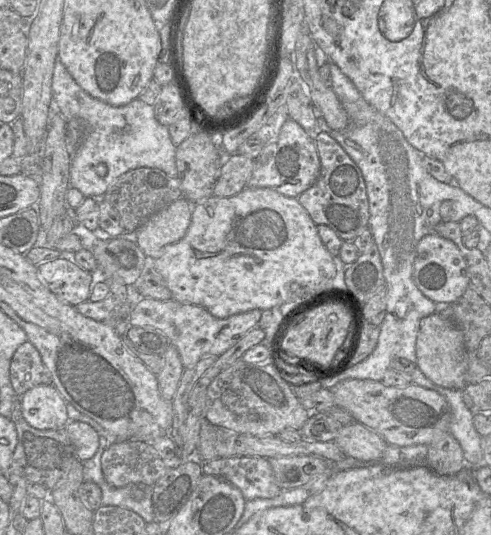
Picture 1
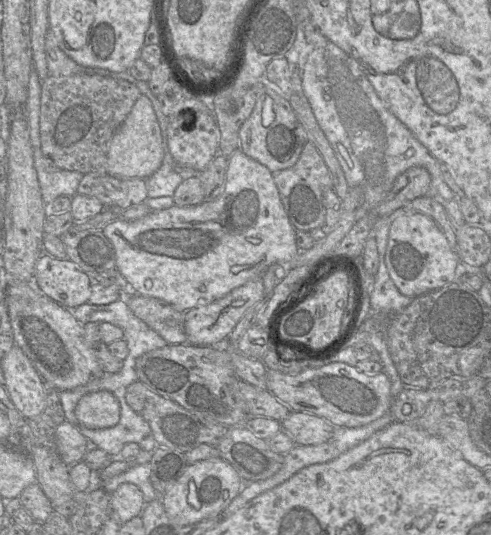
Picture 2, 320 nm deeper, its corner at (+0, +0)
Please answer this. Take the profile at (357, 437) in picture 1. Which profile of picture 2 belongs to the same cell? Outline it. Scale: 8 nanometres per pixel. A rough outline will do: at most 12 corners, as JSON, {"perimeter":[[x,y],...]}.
{"perimeter":[[295,411],[281,426],[294,445],[322,444],[335,428]]}

